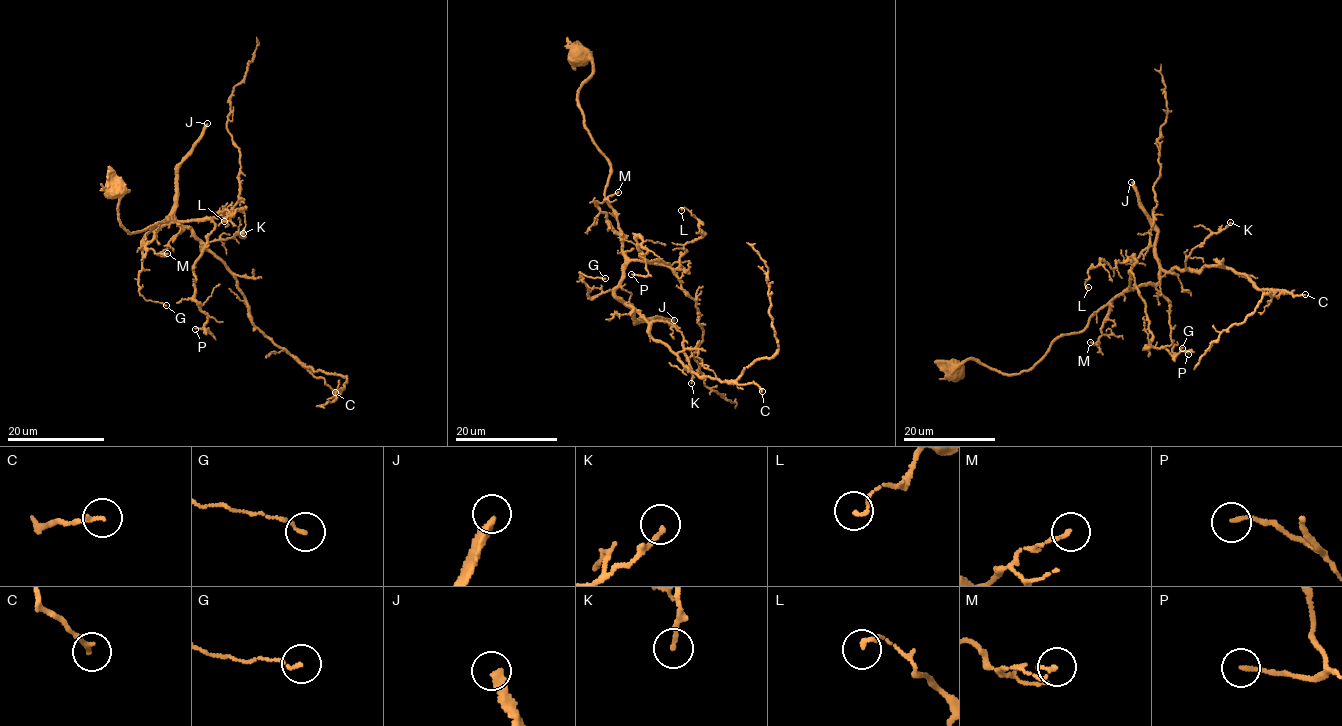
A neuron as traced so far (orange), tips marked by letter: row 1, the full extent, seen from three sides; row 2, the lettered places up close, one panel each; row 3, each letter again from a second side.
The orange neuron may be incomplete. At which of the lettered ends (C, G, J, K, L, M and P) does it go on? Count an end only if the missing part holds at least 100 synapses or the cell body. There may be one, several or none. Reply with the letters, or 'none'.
J

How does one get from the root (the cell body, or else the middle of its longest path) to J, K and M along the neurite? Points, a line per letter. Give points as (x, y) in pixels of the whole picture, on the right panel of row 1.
J: (954, 368), (972, 359), (1032, 369), (1111, 299), (1157, 283), (1157, 228), (1131, 182)
K: (954, 368), (972, 359), (1032, 369), (1111, 299), (1187, 270), (1194, 248), (1230, 222)
M: (954, 368), (972, 359), (1006, 374), (1032, 369), (1055, 339), (1081, 331), (1108, 305), (1098, 341), (1090, 342)

